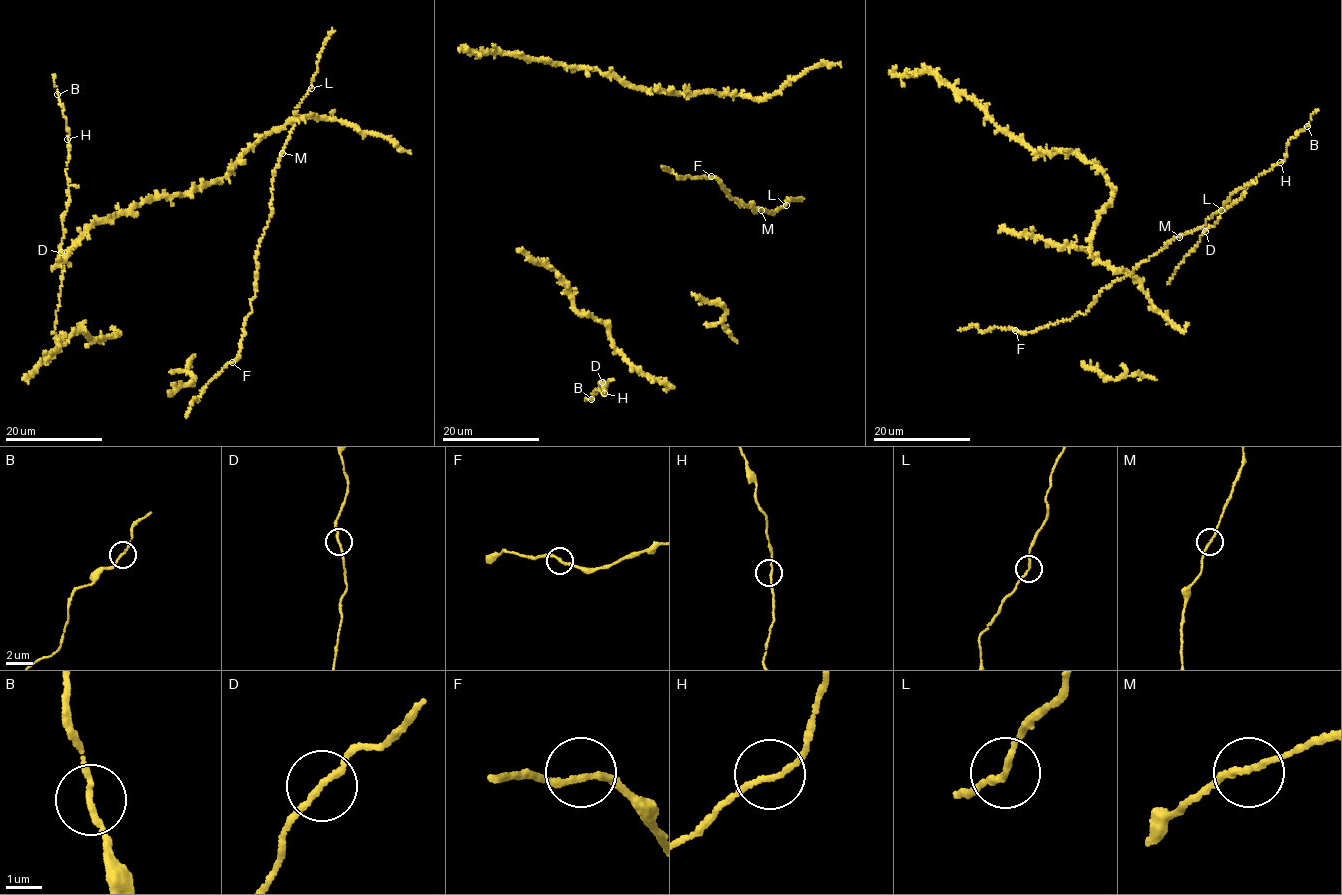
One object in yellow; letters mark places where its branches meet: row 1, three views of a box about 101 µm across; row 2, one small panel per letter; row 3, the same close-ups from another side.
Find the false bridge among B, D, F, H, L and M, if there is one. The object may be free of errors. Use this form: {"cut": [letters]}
{"cut": []}

